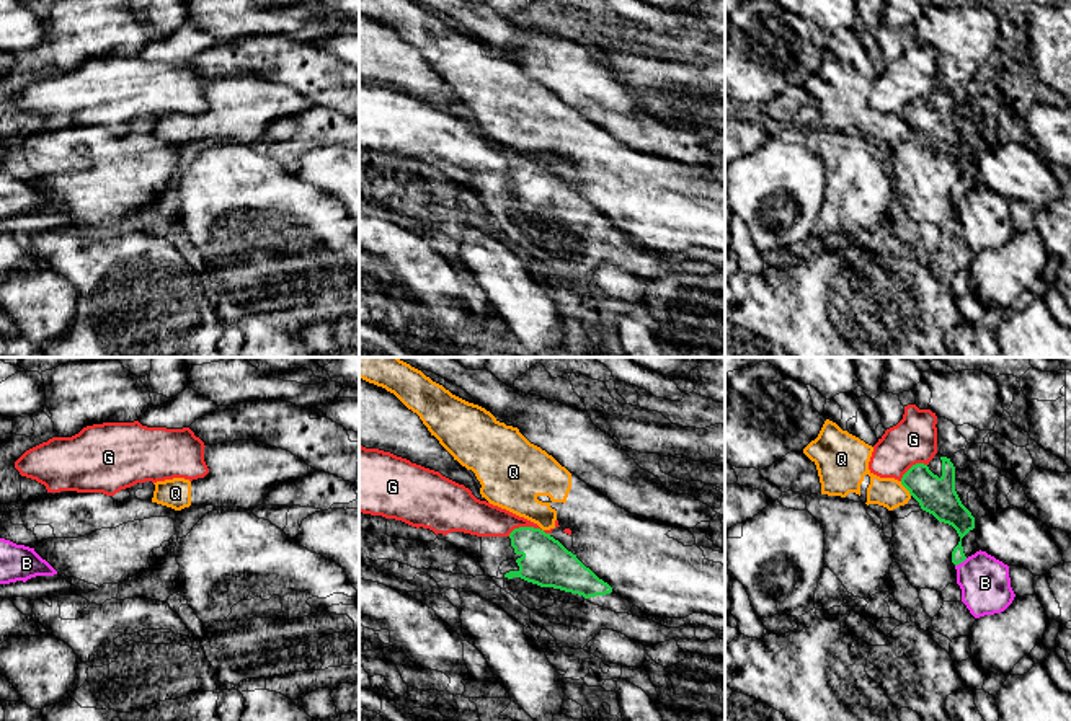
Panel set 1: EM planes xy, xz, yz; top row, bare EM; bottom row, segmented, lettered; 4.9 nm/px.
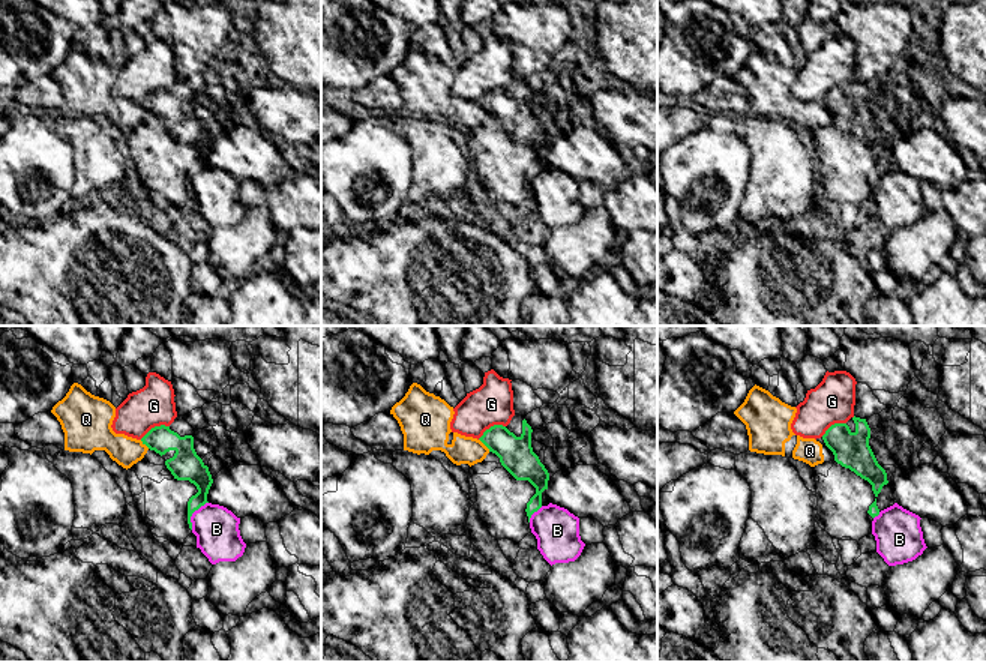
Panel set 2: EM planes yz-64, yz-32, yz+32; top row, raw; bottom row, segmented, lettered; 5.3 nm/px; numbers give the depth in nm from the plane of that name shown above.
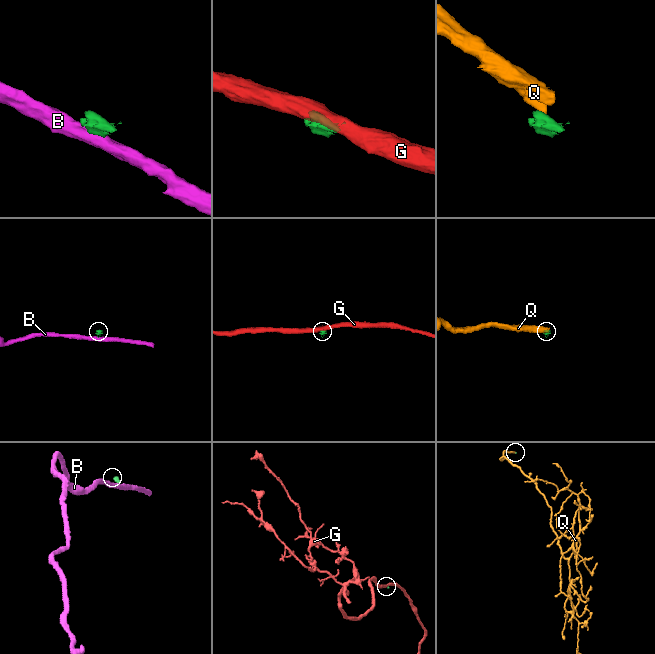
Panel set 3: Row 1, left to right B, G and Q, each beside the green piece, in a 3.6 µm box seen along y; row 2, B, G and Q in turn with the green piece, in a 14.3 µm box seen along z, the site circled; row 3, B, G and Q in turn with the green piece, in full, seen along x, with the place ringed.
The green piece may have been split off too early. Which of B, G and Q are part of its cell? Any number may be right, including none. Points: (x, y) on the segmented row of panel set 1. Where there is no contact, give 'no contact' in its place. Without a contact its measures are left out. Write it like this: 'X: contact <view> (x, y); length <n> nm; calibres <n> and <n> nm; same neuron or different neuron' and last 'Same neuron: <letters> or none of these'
B: contact yz (960, 561); length 80 nm; calibres 120 and 240 nm; different neuron
G: contact xz (528, 527); length 200 nm; calibres 240 and 180 nm; different neuron
Q: contact yz (905, 486); length 90 nm; calibres 190 and 150 nm; different neuron
Same neuron: none of these

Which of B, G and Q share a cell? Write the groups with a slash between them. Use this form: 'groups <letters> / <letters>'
groups B / G / Q

